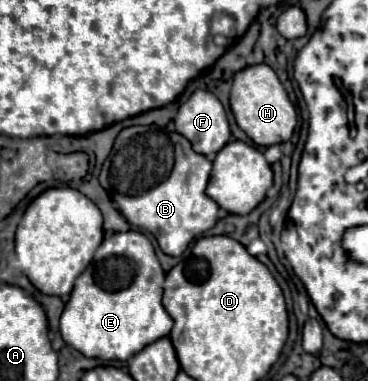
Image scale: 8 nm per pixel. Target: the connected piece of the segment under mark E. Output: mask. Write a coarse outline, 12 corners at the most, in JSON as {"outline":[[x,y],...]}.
{"outline":[[113,233],[59,325],[85,357],[127,361],[167,337],[147,235]]}

